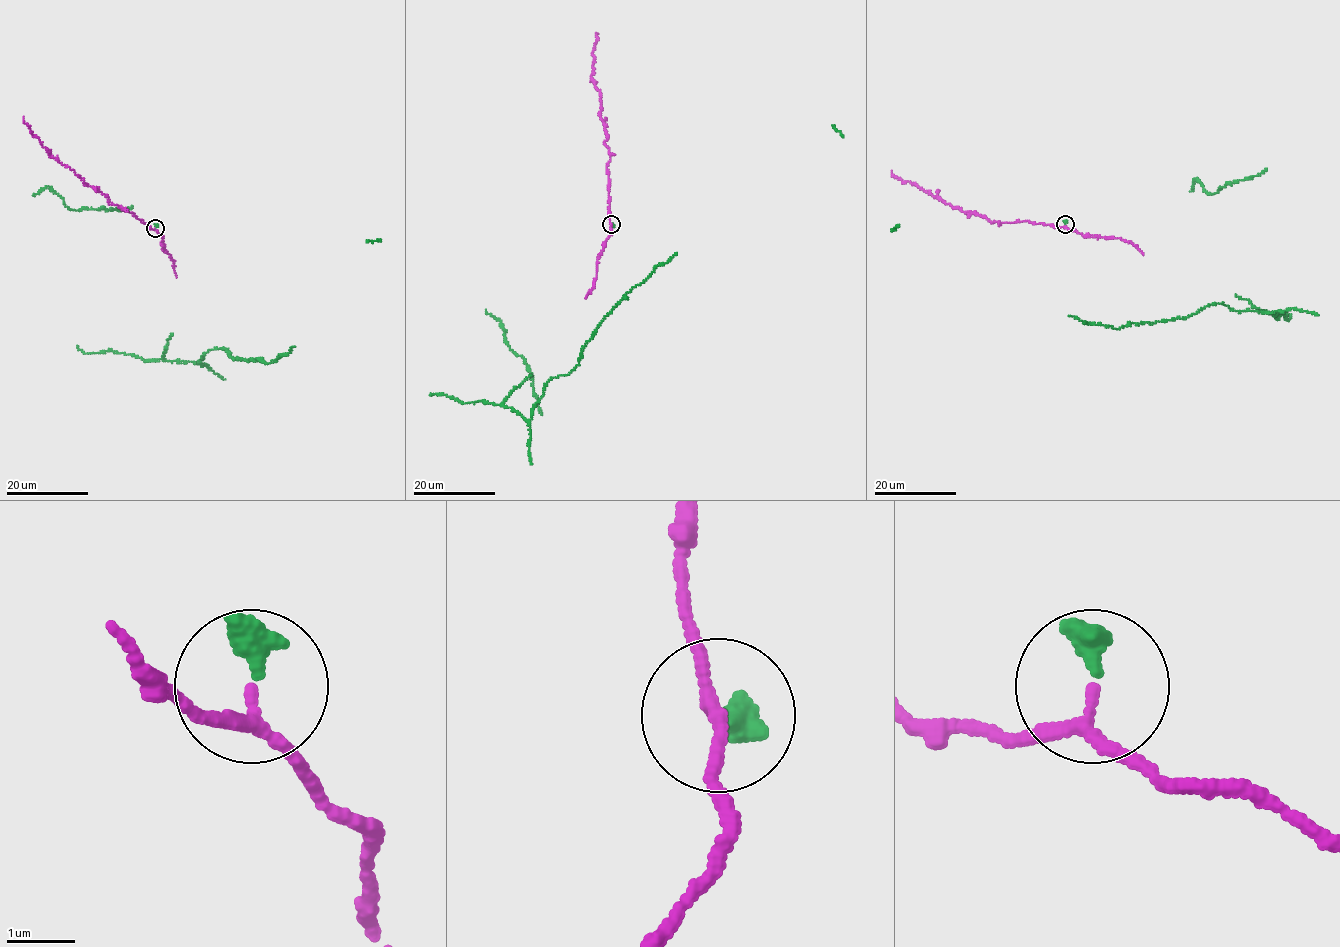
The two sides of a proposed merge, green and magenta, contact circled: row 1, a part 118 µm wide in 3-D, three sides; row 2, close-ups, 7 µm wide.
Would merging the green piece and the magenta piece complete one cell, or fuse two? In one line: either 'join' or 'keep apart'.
join

